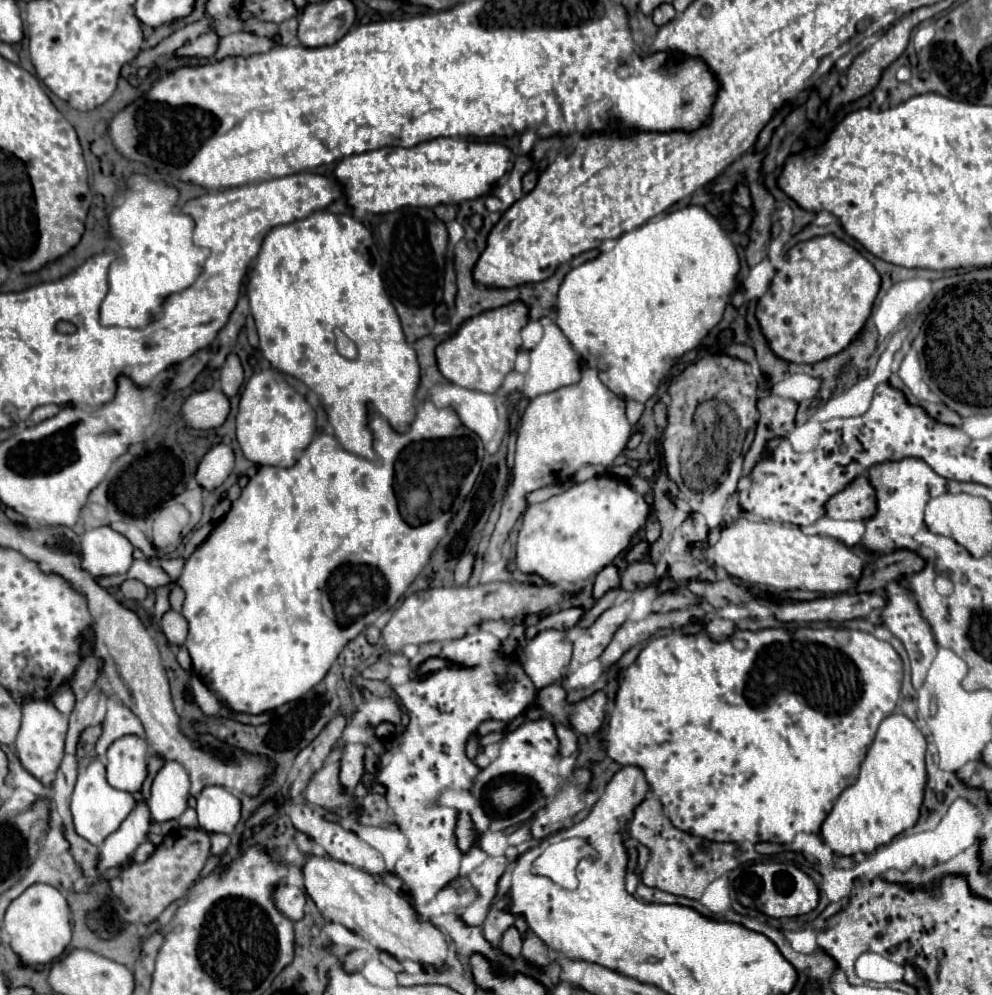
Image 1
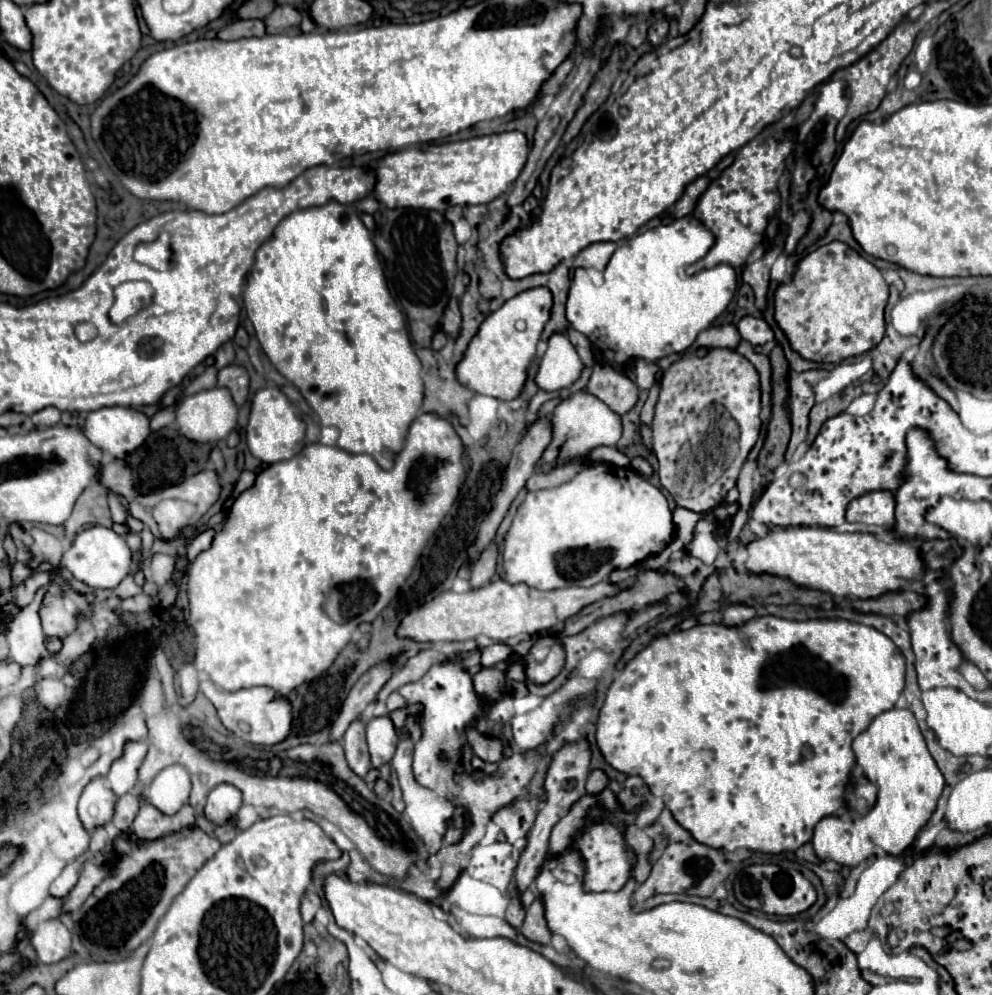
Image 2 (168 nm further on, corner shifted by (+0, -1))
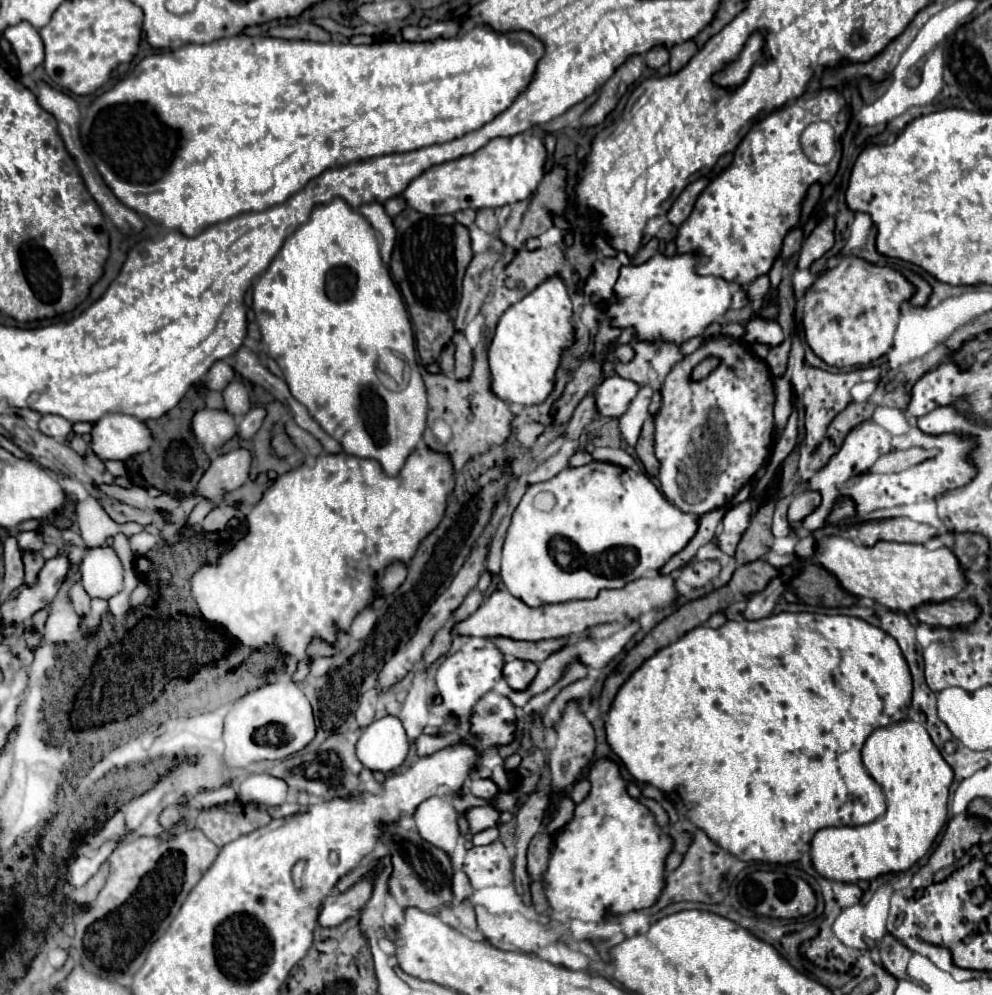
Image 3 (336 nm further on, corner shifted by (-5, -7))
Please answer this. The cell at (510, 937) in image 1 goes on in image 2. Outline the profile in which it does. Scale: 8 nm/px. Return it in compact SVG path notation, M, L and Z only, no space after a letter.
M512 888L512 890L510 890L510 904L508 904L508 910L506 910L506 922L508 922L512 928L520 928L522 922L524 922L524 914L526 914L526 910L522 908L520 898L516 896L516 890Z

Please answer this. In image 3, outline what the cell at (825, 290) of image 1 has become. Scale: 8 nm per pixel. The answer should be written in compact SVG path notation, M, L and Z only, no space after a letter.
M847 258L835 268L821 274L805 296L803 326L805 326L807 342L813 348L813 352L831 366L837 366L837 368L867 366L879 360L891 348L901 306L909 302L915 292L917 292L915 286L901 272L889 266L877 266L877 264L865 262L863 258Z

